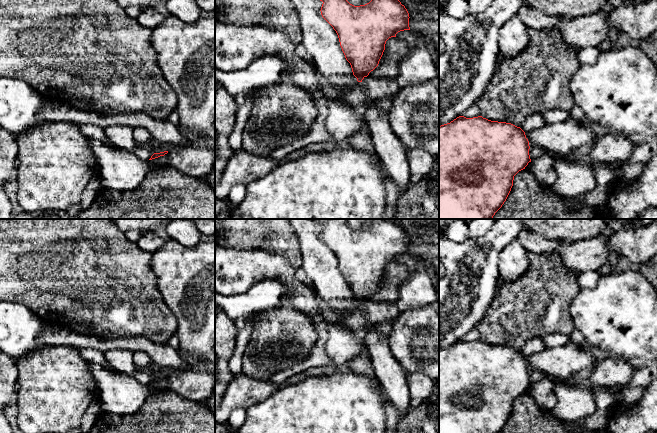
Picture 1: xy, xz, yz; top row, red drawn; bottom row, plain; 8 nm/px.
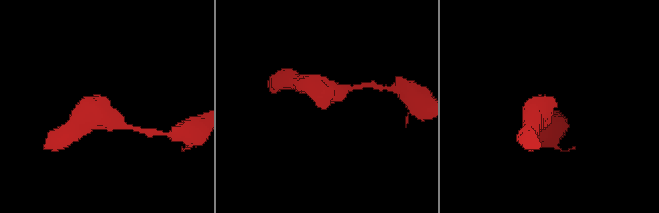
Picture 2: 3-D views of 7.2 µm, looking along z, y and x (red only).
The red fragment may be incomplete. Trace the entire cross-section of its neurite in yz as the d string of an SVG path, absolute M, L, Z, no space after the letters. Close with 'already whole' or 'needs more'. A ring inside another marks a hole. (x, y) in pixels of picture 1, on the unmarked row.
M459 340L439 350L439 433L500 433L514 400L531 386L531 370L542 371L554 380L576 377L588 382L597 362L590 351L572 342L524 356L511 347Z | needs more

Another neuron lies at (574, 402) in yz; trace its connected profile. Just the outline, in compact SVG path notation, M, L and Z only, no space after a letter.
M556 379L554 391L557 402L549 412L555 420L562 423L575 422L596 412L595 394L591 383L572 385Z

